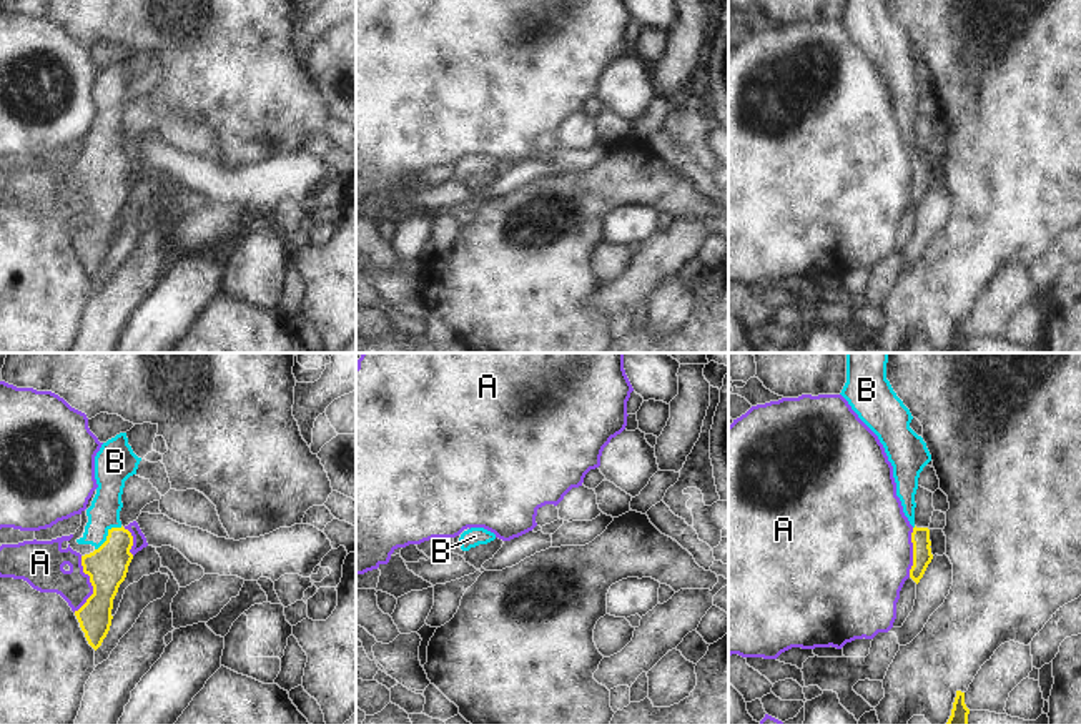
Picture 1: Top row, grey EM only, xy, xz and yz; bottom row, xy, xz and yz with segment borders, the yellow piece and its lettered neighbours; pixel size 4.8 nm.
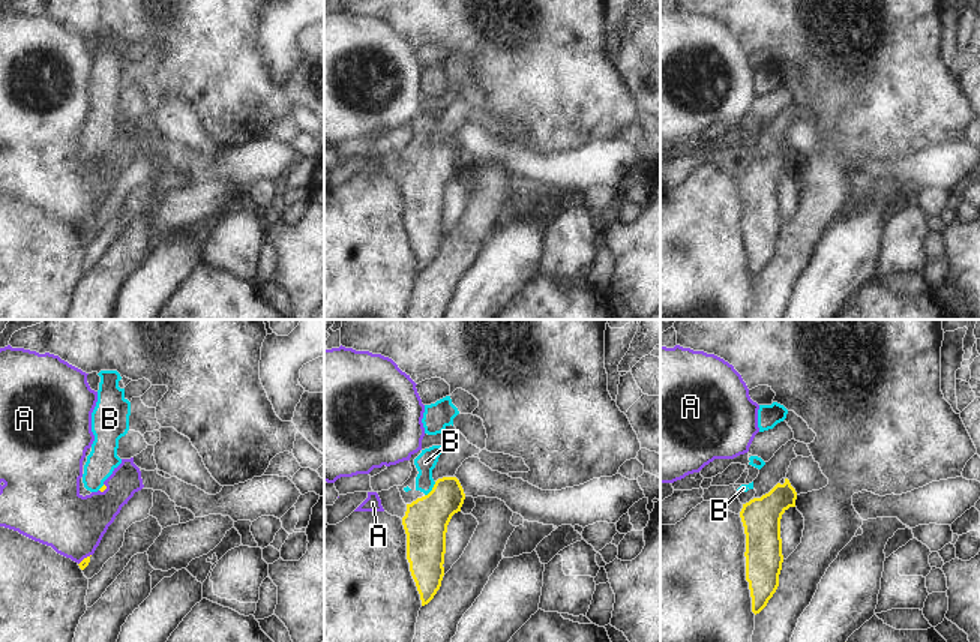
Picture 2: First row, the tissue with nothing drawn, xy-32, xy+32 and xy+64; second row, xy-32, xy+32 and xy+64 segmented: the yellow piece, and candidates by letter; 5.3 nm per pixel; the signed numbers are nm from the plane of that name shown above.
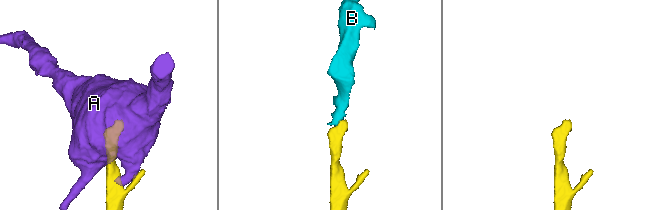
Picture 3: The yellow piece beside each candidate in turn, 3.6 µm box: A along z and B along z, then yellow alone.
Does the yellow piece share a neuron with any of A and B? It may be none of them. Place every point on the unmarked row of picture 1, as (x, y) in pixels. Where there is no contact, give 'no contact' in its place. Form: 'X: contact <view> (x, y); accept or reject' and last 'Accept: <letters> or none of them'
A: contact xy (92, 212); reject
B: contact xy (108, 162); accept
Accept: B

